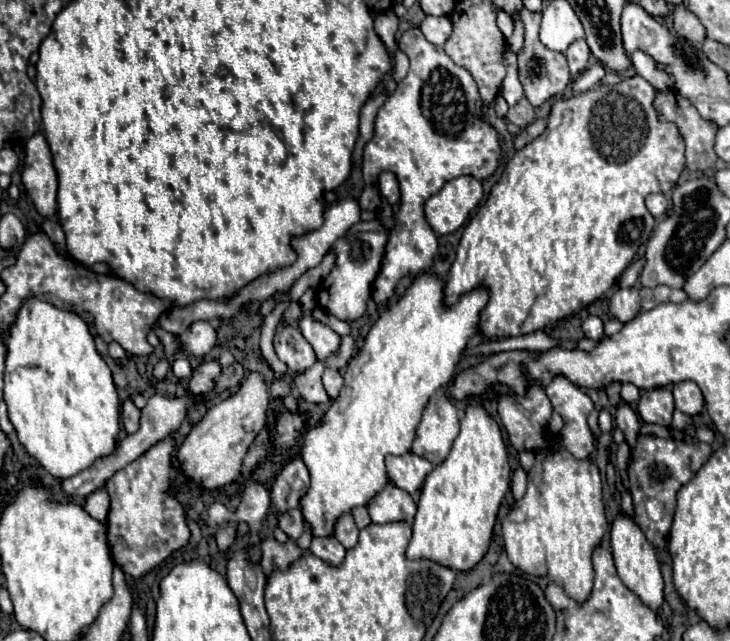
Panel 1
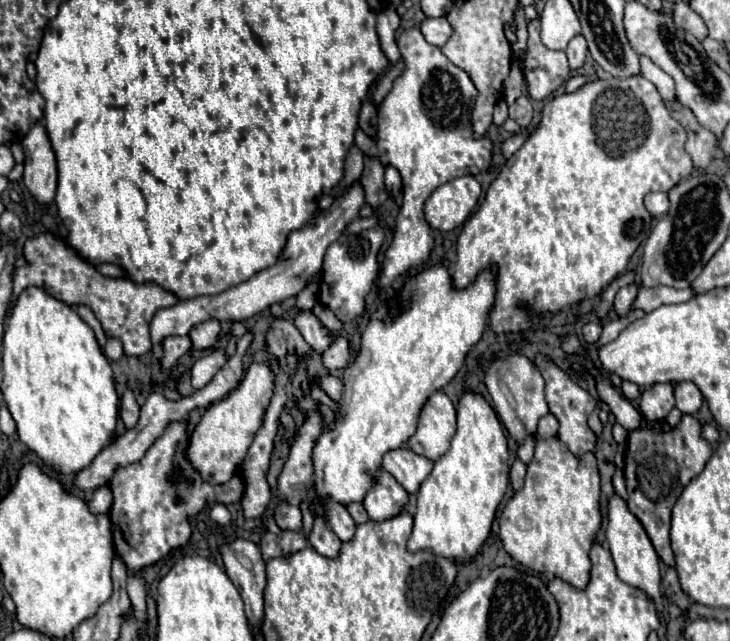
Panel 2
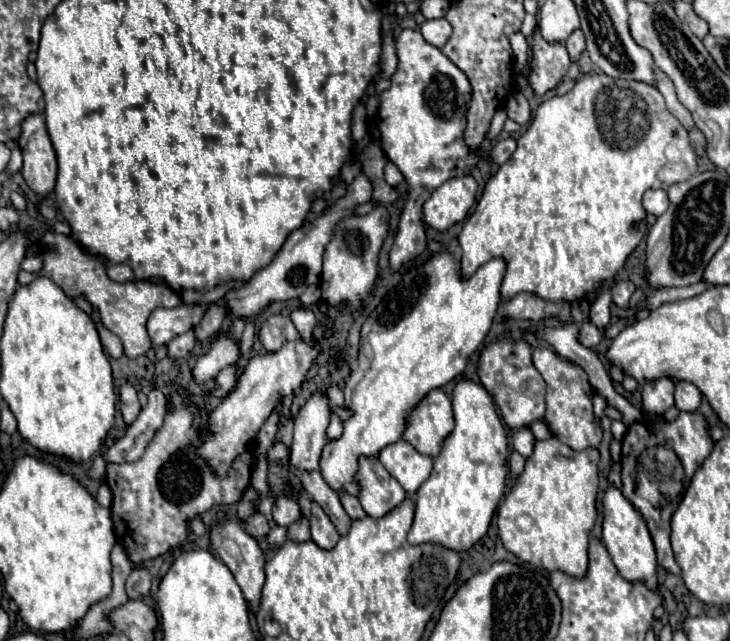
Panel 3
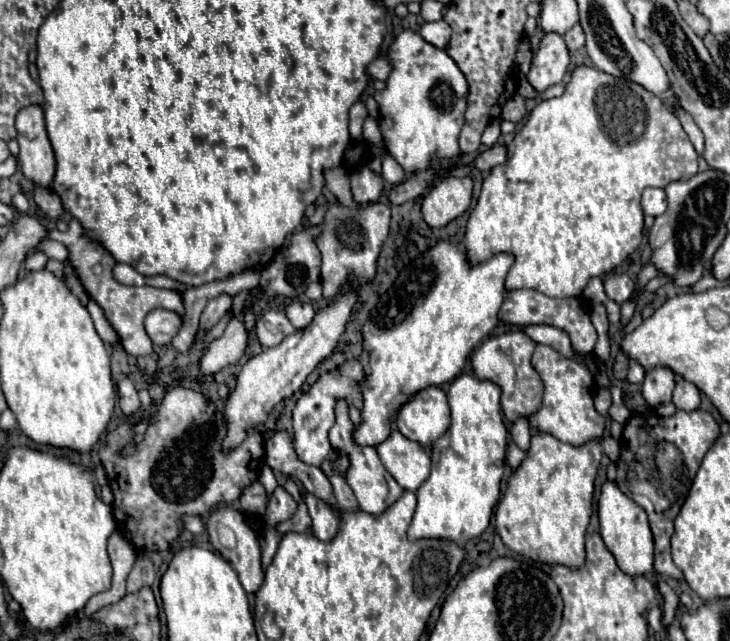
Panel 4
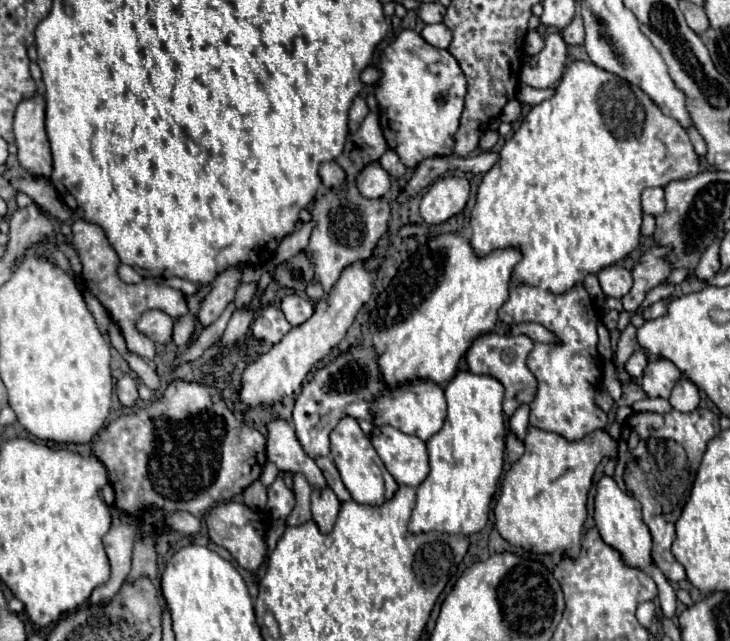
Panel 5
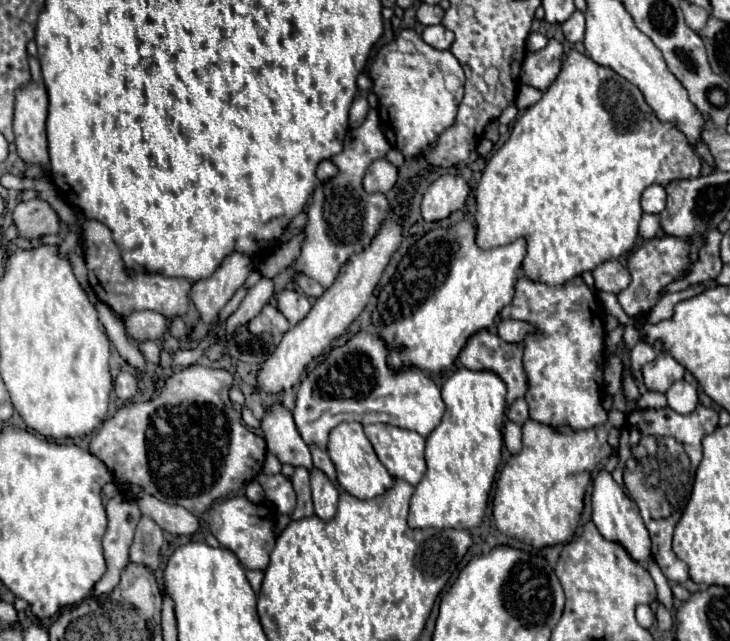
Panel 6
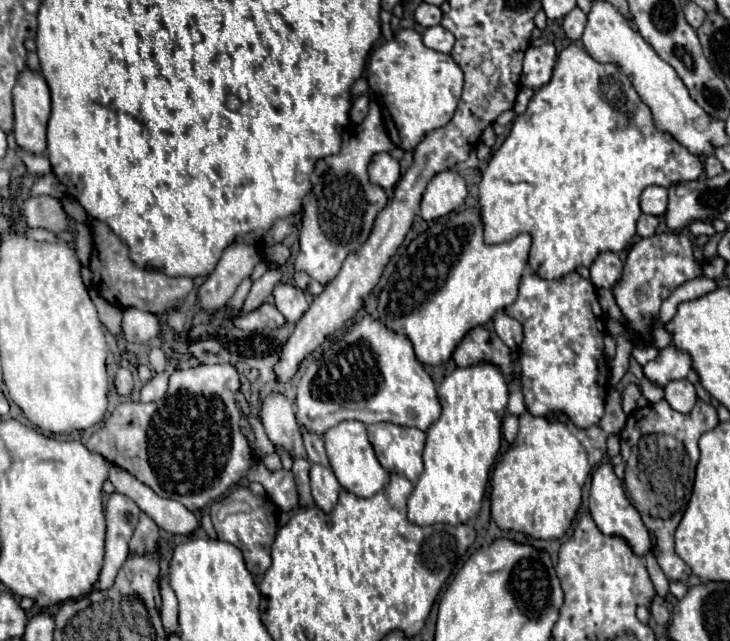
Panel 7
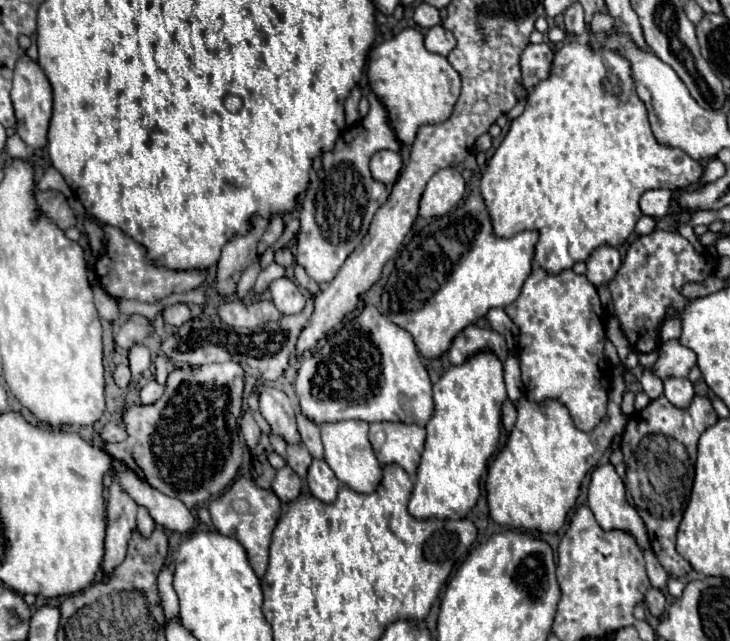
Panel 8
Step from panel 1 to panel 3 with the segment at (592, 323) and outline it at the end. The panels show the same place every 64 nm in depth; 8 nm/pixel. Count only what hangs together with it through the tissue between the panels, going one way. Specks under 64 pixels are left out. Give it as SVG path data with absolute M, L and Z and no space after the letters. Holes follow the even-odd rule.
M586 320L586 322L582 324L582 328L580 328L580 342L582 342L584 346L592 348L592 346L596 346L600 340L602 340L602 330L600 330L598 326L594 326L592 322Z

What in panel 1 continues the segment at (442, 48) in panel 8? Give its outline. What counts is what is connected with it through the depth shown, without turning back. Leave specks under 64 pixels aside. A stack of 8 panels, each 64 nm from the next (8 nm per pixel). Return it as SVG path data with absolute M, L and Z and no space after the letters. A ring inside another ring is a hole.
M426 16L420 24L420 30L428 42L442 46L452 34L452 22L448 16Z

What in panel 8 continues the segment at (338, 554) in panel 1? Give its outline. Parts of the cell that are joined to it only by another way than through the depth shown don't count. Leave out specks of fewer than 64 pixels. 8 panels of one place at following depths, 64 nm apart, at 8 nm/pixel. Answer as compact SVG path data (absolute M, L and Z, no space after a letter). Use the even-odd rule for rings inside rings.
M312 460L310 468L308 468L308 486L314 498L318 498L324 504L332 504L336 500L340 482L334 476L334 472L330 470L330 466L324 460Z

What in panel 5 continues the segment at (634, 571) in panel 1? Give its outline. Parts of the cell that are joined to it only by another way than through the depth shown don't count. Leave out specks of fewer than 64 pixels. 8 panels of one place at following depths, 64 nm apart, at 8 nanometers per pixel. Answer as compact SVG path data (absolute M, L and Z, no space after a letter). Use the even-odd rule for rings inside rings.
M604 476L598 482L598 492L596 492L596 500L594 500L594 520L596 520L596 528L600 532L600 536L604 538L604 542L608 546L612 546L616 552L620 552L622 562L628 568L638 568L638 570L646 570L652 564L652 534L642 518L642 506L638 500L634 500L632 496L624 494L618 484Z

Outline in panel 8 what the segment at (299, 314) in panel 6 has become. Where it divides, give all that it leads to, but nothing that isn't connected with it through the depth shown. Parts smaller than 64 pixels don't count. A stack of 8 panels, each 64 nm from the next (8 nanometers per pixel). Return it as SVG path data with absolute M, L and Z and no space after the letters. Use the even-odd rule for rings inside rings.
M288 278L274 280L270 284L270 290L272 290L272 302L282 314L294 316L294 314L300 314L304 310L306 298L292 280L288 280Z

